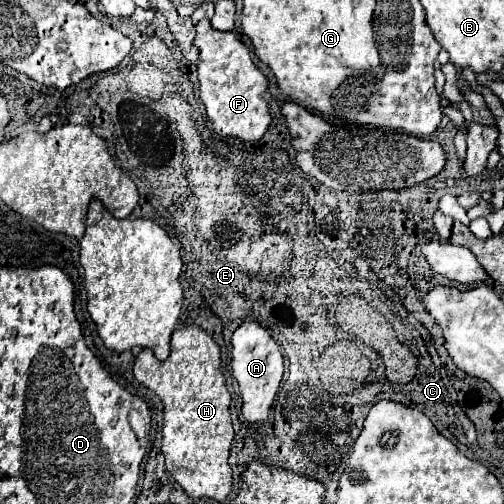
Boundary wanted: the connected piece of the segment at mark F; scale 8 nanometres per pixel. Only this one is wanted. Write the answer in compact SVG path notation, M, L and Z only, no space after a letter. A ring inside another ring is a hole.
M207 18L197 24L195 46L201 50L197 66L199 98L205 104L207 118L215 132L221 136L259 142L271 124L269 106L263 98L269 88L269 80L251 60L249 48L233 32L215 30Z

